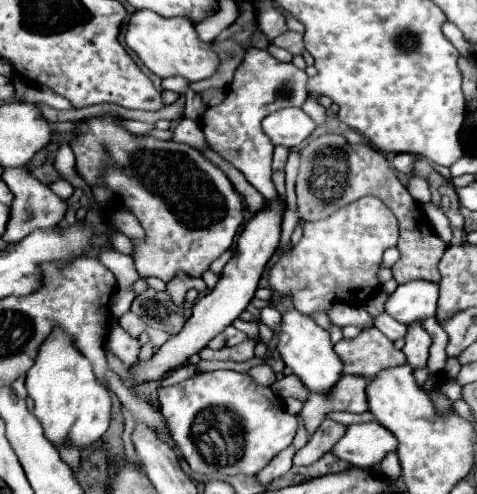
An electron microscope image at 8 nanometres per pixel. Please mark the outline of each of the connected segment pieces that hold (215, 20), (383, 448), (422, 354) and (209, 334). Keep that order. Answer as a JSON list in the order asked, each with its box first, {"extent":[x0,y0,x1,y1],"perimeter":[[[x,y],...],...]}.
[{"extent":[196,15,228,43],"perimeter":[[[214,15],[212,19],[204,19],[202,23],[198,23],[198,25],[196,25],[196,31],[198,31],[198,37],[200,37],[202,41],[212,43],[212,41],[218,37],[218,33],[220,33],[222,29],[226,29],[226,27],[228,27],[226,15]]]},{"extent":[334,421,396,467],"perimeter":[[[378,421],[350,425],[346,435],[334,445],[334,455],[354,467],[374,467],[388,453],[396,451],[396,437]]]},{"extent":[404,321,432,369],"perimeter":[[[416,321],[416,325],[408,325],[408,333],[406,333],[406,345],[404,345],[404,355],[408,359],[408,365],[412,369],[416,367],[426,367],[426,359],[428,359],[428,347],[432,343],[430,335],[426,333],[426,329],[422,327],[422,321]]]},{"extent":[130,199,284,385],"perimeter":[[[278,199],[276,203],[268,203],[268,209],[256,213],[246,223],[244,231],[238,237],[234,257],[224,265],[224,271],[216,287],[196,301],[196,305],[192,307],[192,317],[186,321],[182,331],[178,335],[172,335],[162,347],[158,347],[148,361],[136,361],[136,365],[130,369],[130,379],[134,385],[148,383],[148,381],[160,381],[168,371],[186,363],[194,353],[200,353],[212,337],[224,331],[224,327],[230,325],[246,309],[246,305],[252,301],[258,289],[258,279],[264,271],[264,265],[276,251],[276,245],[280,239],[280,223],[282,223],[280,213],[282,211],[284,211],[284,203]]]}]

